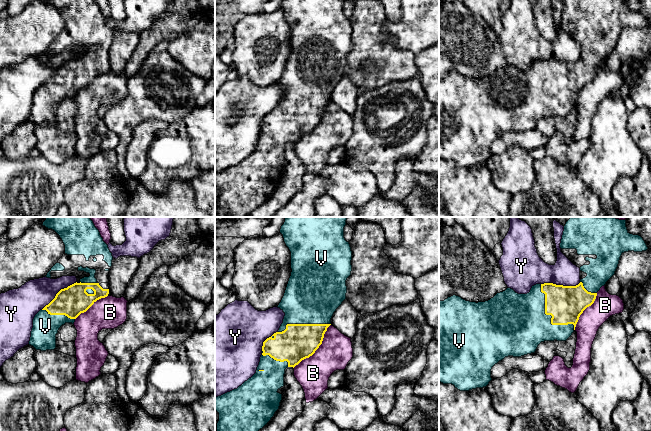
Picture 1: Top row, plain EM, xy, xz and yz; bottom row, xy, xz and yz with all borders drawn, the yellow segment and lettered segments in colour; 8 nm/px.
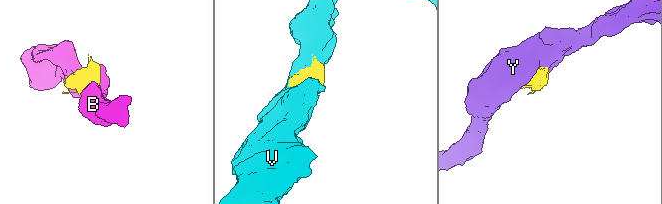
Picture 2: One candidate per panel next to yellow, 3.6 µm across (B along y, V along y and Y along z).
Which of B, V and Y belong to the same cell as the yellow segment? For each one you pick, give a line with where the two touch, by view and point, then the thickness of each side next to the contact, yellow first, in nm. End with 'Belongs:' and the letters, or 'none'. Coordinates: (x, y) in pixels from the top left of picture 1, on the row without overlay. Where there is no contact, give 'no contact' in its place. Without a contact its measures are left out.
V: meets yellow in yz at (550, 90); 300 nm thick on the yellow side, 420 nm on the other
Belongs: V

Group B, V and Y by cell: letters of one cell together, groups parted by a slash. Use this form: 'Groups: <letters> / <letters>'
Groups: B / V / Y

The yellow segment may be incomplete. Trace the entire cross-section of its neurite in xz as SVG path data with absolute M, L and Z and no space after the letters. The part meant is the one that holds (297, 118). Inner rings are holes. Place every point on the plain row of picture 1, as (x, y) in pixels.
M283 0L280 9L291 28L291 52L284 72L277 82L284 89L279 106L263 118L262 131L256 149L237 165L215 173L215 186L219 189L215 217L250 217L250 214L262 205L279 185L282 170L277 167L284 162L284 150L287 143L295 143L302 136L312 132L322 120L324 110L331 101L336 85L346 75L346 56L352 47L352 27L344 14L346 0Z

